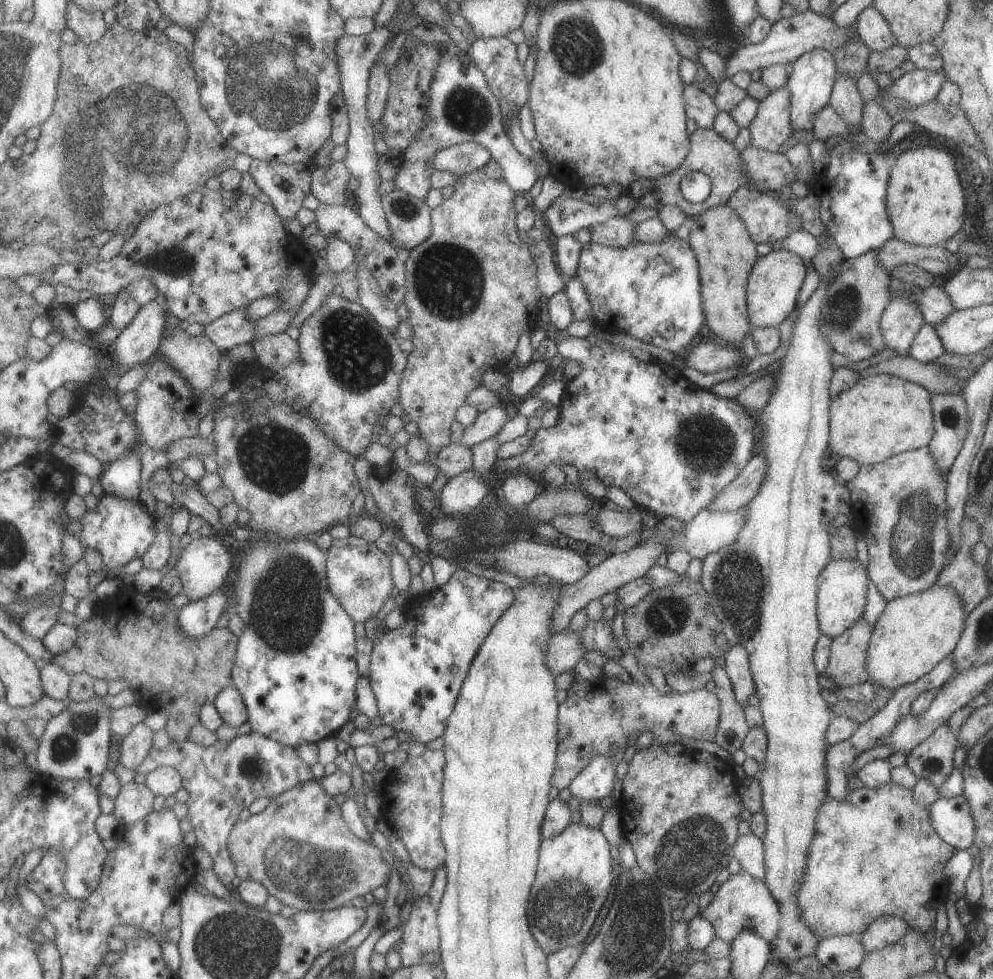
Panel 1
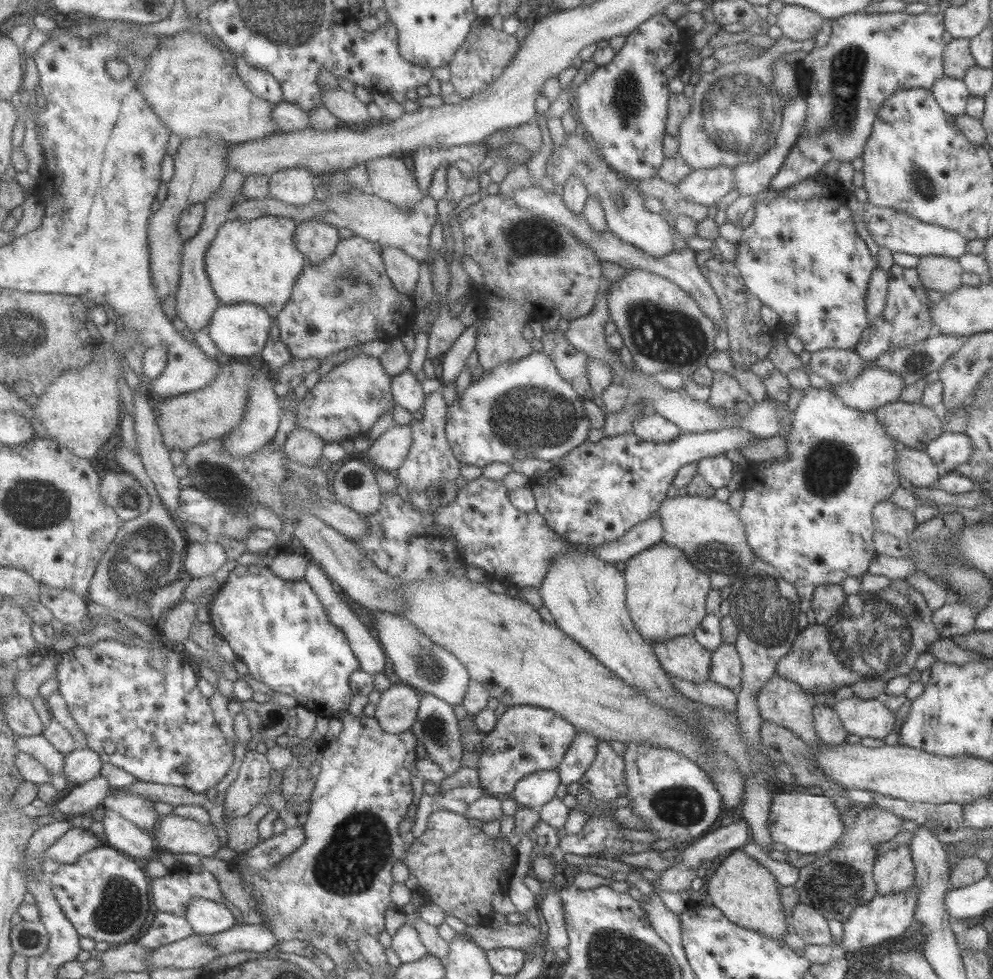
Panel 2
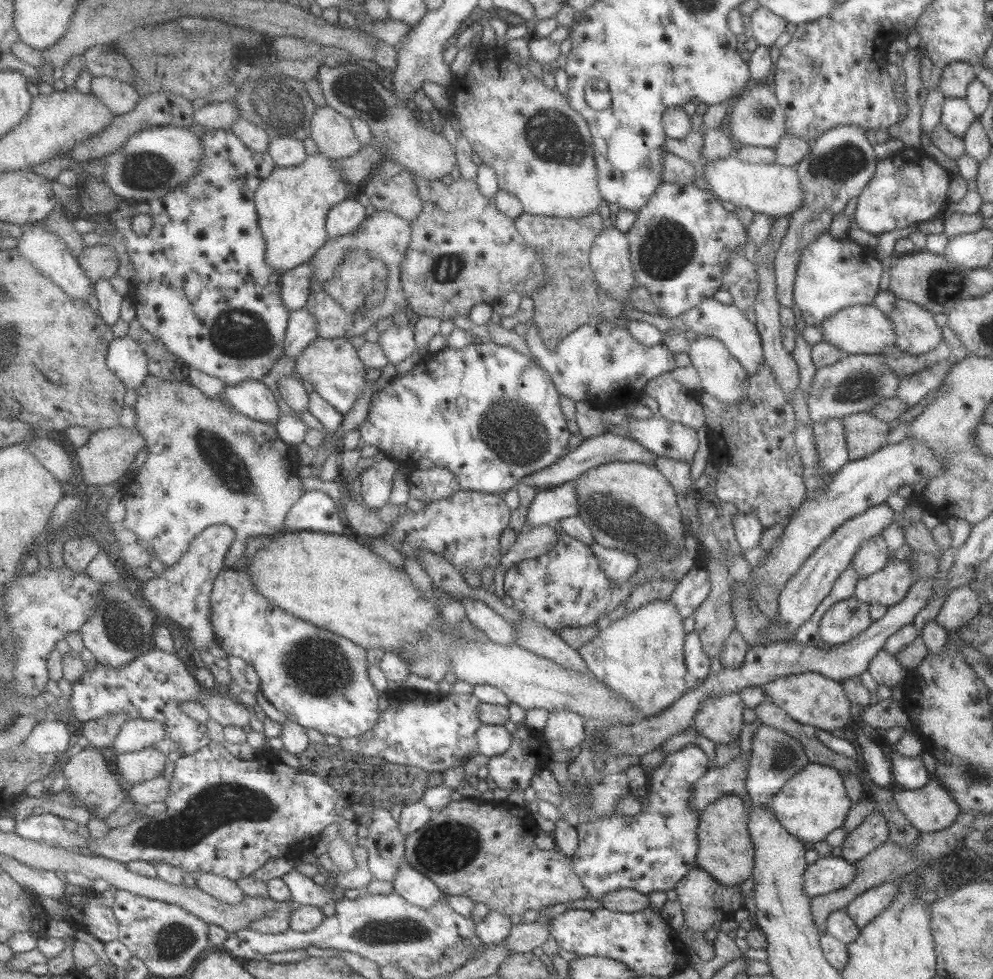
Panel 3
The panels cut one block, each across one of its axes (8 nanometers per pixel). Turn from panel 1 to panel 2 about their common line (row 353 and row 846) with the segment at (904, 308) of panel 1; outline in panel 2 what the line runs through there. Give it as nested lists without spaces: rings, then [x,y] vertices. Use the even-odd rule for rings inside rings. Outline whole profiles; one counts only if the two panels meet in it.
[[[908,845],[897,846],[877,856],[872,876],[877,895],[905,891],[914,880],[914,864]]]

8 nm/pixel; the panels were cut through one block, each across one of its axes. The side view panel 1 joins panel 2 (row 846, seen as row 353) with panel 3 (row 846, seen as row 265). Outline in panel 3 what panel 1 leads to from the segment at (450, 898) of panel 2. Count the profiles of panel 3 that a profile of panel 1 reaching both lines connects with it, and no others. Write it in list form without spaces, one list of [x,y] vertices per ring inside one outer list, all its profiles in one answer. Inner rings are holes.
[[[463,797],[460,801],[451,801],[443,810],[438,813],[434,813],[433,818],[423,828],[413,832],[406,836],[406,860],[405,862],[413,865],[422,874],[429,876],[435,881],[443,893],[447,895],[467,895],[473,899],[476,903],[485,903],[489,905],[489,909],[497,911],[499,913],[505,913],[508,915],[518,914],[523,916],[525,910],[533,909],[535,911],[543,910],[547,906],[555,906],[555,903],[561,904],[561,902],[571,902],[571,900],[581,900],[586,898],[588,889],[585,888],[584,881],[576,874],[576,869],[573,862],[573,857],[567,856],[565,853],[559,851],[557,848],[551,850],[539,850],[535,845],[535,836],[541,832],[540,827],[537,826],[535,820],[535,812],[532,806],[525,805],[520,806],[517,804],[493,804],[493,802],[477,802],[477,800],[471,800],[470,798]]]

